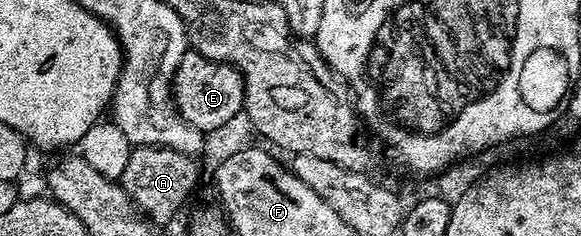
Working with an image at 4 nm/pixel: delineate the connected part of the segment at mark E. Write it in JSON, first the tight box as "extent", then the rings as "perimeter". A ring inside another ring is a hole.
{"extent":[171,49,244,133],"perimeter":[[[189,49],[182,57],[175,75],[172,77],[171,100],[176,104],[176,109],[181,118],[188,122],[194,129],[201,133],[207,131],[220,131],[232,118],[238,116],[244,110],[244,78],[237,67],[231,67],[228,63],[219,63],[202,53]]]}

